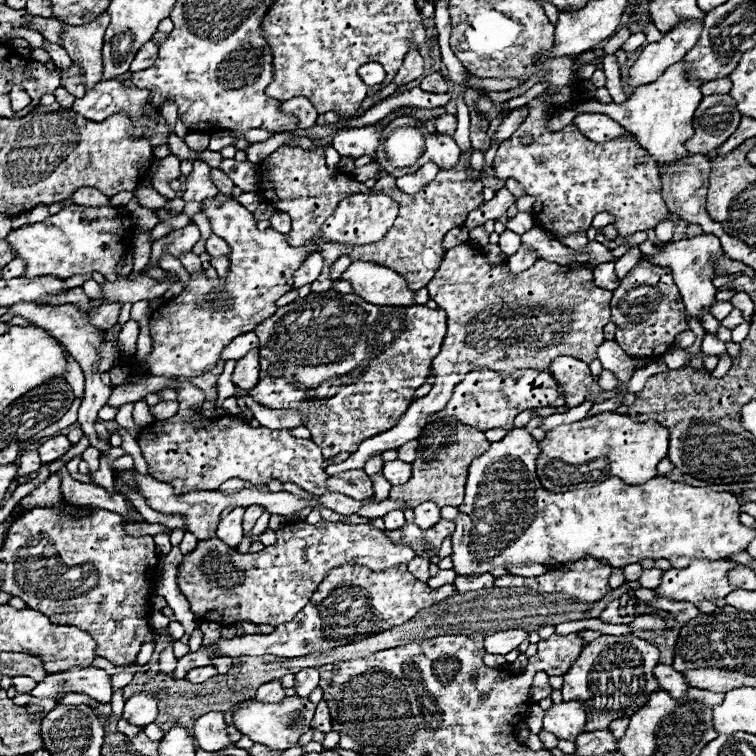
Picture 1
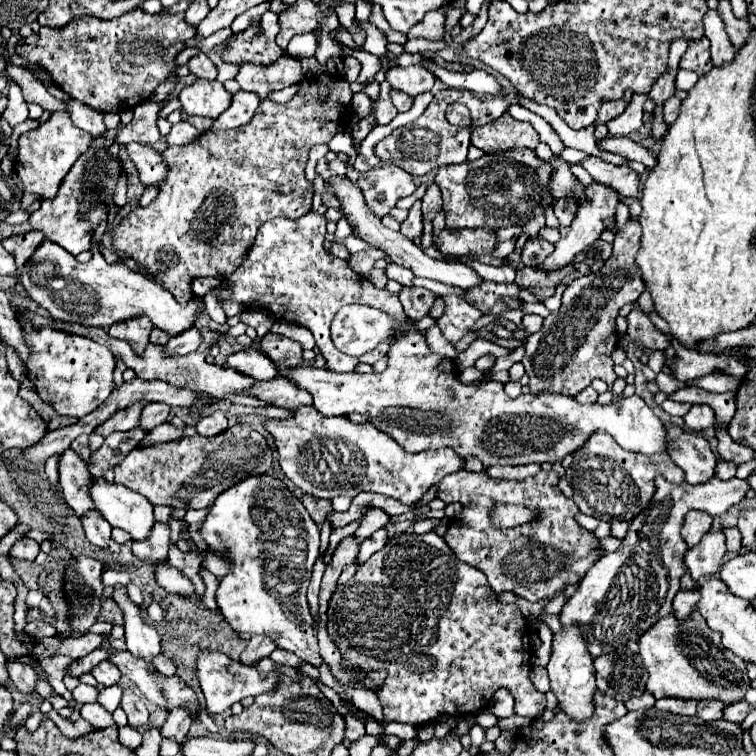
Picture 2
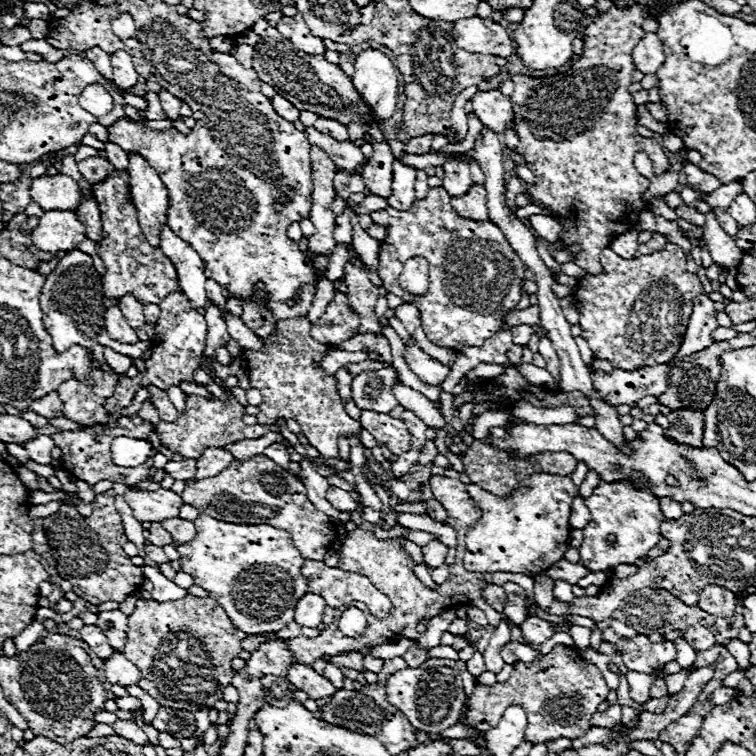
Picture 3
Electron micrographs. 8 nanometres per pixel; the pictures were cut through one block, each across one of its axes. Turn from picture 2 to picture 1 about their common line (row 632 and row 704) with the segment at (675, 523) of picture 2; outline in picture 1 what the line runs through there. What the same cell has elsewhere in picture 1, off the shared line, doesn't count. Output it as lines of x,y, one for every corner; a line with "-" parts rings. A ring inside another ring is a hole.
598,636
582,648
580,656
564,674
562,696
566,702
578,700
584,706
588,714
584,730
608,728
608,724
620,716
632,716
636,708
644,706
650,692
660,688
652,676
656,664
658,648
638,636

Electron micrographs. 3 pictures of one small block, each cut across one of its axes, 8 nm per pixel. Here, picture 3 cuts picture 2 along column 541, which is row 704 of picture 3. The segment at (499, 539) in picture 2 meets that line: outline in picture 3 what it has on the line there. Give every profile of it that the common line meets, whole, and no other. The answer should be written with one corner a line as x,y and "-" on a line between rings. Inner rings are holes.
556,644
550,654
542,660
536,660
528,666
514,664
514,672
508,682
482,686
476,684
472,698
470,698
470,712
468,722
478,732
490,730
496,726
502,710
512,704
520,704
528,712
528,728
524,740
530,744
546,744
556,738
580,738
584,736
592,724
592,714
598,712
598,706
606,700
610,688
606,686
600,670
580,658
574,648
564,644

